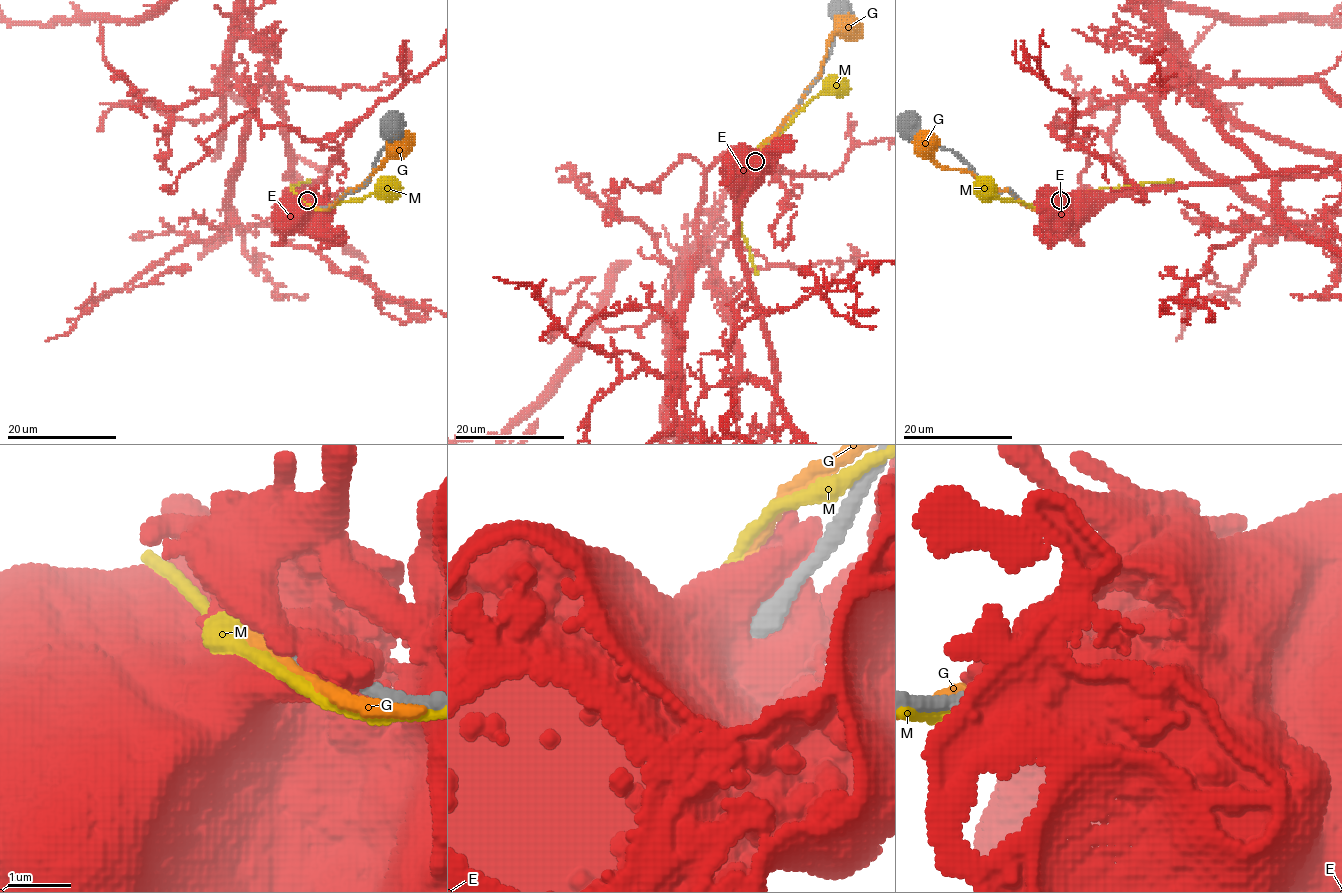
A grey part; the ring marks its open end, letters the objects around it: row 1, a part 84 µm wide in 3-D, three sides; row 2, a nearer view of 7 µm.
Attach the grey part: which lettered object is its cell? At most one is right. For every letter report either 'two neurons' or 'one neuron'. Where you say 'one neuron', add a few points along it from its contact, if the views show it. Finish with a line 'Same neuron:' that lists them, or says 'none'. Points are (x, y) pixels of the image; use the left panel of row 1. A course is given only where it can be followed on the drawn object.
E: two neurons
G: two neurons
M: two neurons
Same neuron: none

